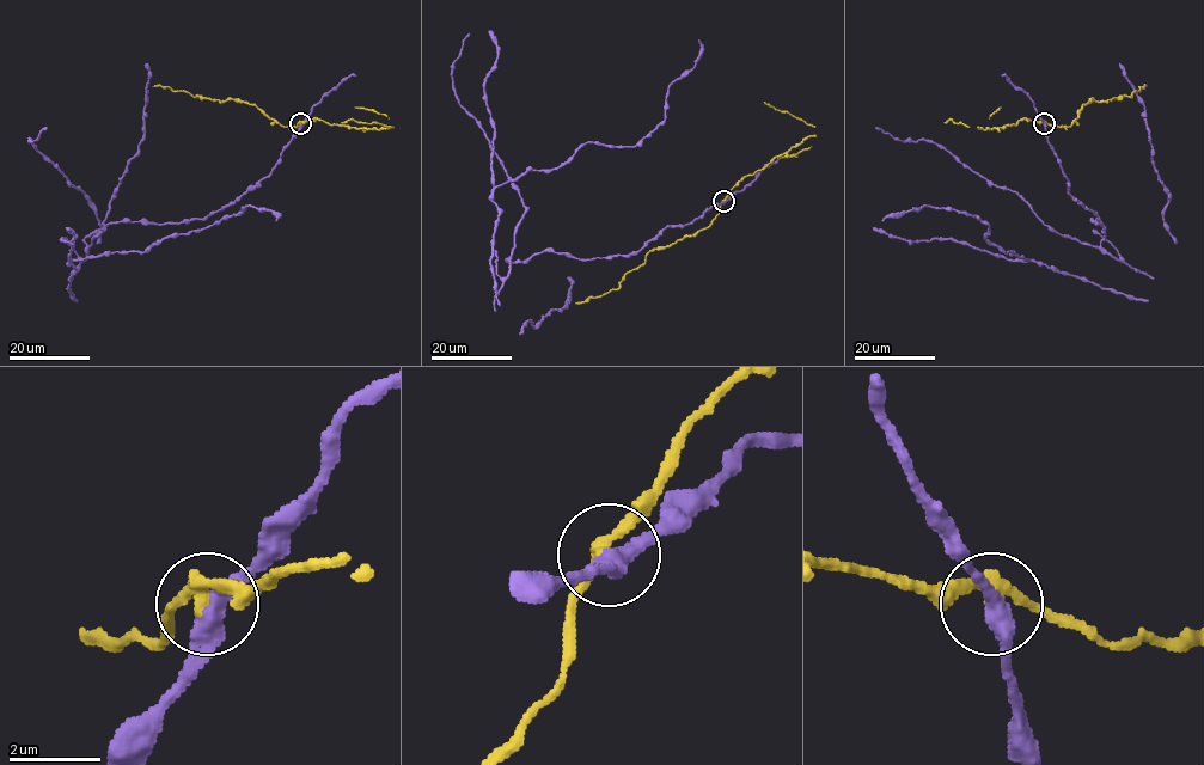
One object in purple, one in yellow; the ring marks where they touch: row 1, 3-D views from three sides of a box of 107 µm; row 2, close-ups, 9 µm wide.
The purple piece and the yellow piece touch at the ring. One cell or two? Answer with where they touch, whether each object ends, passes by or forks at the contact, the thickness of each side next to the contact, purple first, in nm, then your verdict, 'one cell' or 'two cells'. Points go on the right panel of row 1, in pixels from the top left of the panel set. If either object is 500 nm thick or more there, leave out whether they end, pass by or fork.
at (1044, 123); purple passes by; yellow passes by; 380 nm thick on the purple side, 280 nm on the other; two cells

